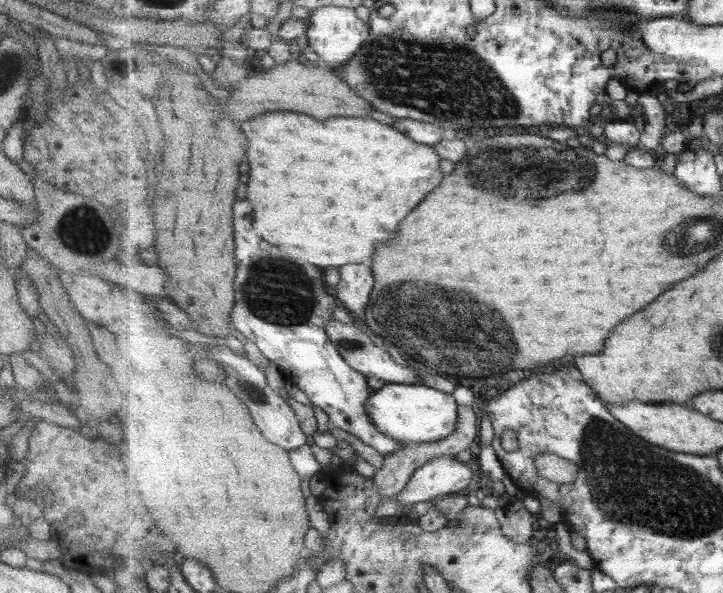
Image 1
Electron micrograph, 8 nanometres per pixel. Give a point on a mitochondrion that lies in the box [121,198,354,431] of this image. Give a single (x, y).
(280, 292)

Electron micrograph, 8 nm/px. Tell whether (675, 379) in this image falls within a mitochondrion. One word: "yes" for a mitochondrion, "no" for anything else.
no

